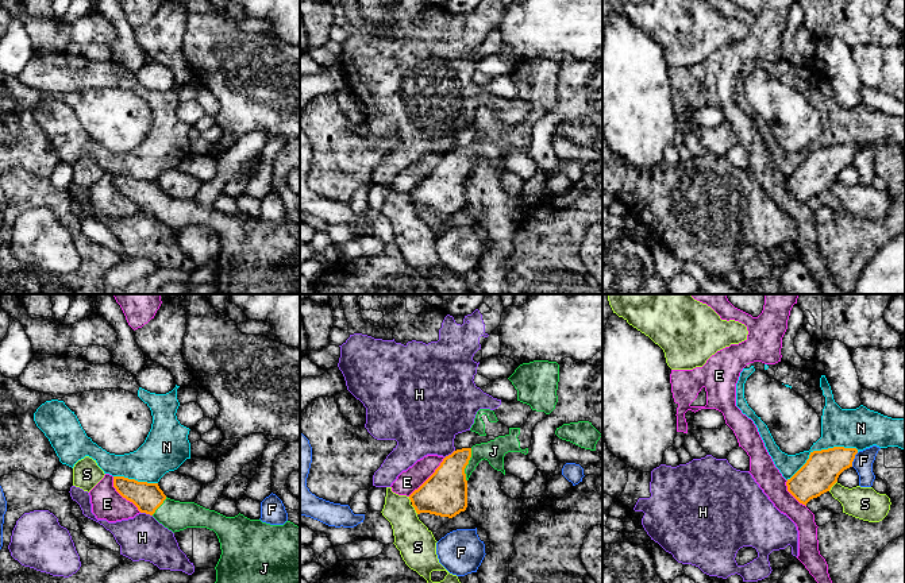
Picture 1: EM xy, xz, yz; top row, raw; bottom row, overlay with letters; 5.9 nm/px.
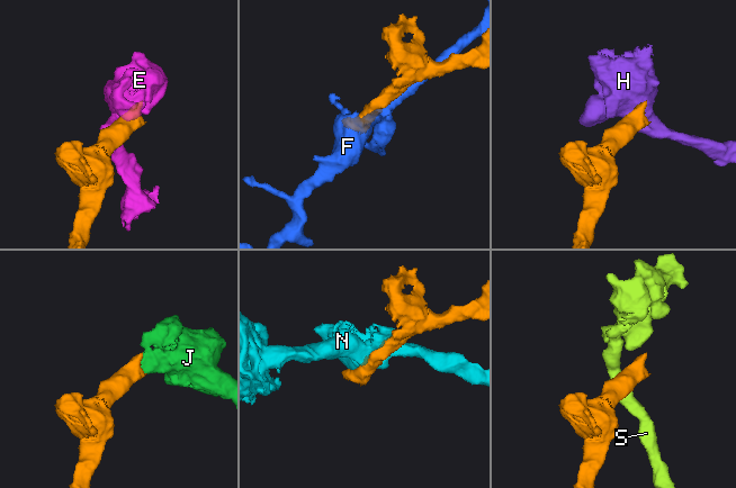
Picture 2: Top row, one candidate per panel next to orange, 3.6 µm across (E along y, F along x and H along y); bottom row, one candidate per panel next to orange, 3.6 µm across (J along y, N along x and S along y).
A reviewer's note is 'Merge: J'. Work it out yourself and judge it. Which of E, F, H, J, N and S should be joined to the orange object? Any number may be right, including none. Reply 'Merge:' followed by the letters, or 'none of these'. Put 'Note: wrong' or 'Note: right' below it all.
Merge: J
Note: right

